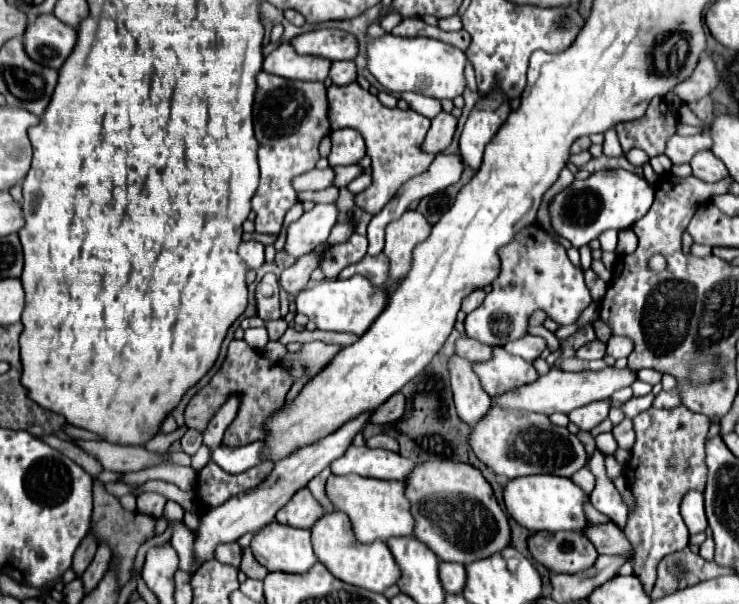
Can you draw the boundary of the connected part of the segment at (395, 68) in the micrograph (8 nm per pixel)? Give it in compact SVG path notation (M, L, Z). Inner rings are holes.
M386 34L368 44L368 68L388 92L416 92L438 100L454 100L466 90L464 52L432 38L398 38Z

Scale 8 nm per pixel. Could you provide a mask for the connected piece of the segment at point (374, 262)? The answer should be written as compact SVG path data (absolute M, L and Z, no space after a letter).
M366 254L360 262L344 268L338 278L350 278L354 274L362 274L374 286L380 286L382 288L382 286L388 284L388 266L390 266L390 262L388 262L388 256L386 254L378 254L378 256L368 256Z

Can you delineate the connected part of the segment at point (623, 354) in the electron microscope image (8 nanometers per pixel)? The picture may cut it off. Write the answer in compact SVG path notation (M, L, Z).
M612 336L607 342L607 354L618 358L628 358L634 350L634 342L626 336Z

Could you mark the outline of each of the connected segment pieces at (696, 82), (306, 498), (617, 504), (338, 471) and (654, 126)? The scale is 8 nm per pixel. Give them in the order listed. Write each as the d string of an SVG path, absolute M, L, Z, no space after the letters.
M702 54L700 56L700 62L696 64L696 70L694 74L690 74L688 80L680 82L678 86L674 86L674 94L686 102L686 104L692 104L692 102L698 102L700 98L708 96L718 84L718 72L716 72L716 66L712 62L710 56Z
M308 488L298 490L292 500L278 510L276 520L280 524L288 524L294 528L312 528L312 524L324 514L320 502L310 494Z
M596 450L592 460L588 462L588 468L590 472L594 474L596 478L596 486L590 494L590 502L592 506L602 512L604 516L610 518L612 524L620 526L620 530L626 526L628 519L628 510L626 510L626 504L622 502L622 496L620 492L616 490L616 486L612 484L612 480L606 476L606 468L604 468L604 456Z
M350 444L346 454L342 458L338 458L336 462L332 462L330 470L336 476L358 474L358 476L366 476L366 478L384 478L384 480L404 482L414 466L416 464L412 460L408 460L396 452L372 450L366 446L358 448L358 446Z
M654 98L642 118L620 122L616 126L616 132L624 152L640 148L648 156L660 156L666 150L668 138L676 134L676 124L678 118L670 112L666 100Z

